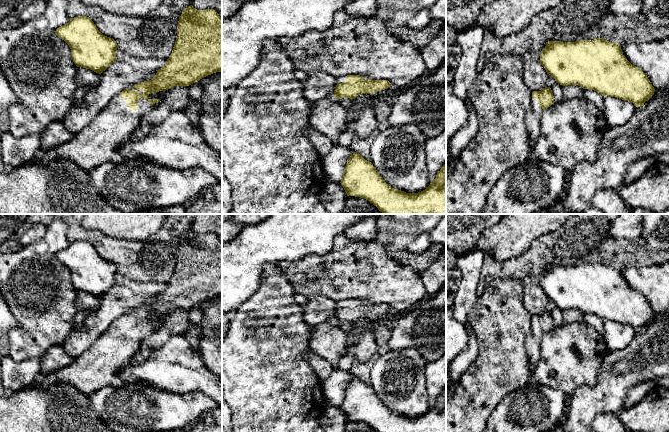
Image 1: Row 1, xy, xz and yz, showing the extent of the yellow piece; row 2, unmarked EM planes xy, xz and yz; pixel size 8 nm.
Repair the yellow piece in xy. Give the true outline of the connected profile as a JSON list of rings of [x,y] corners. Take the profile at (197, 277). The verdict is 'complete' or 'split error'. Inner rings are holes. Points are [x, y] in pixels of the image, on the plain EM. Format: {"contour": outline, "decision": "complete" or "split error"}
{"contour": [[[192,229],[186,231],[178,245],[175,269],[166,288],[156,294],[156,299],[148,305],[115,319],[110,327],[74,361],[57,372],[40,375],[34,385],[47,387],[54,383],[66,383],[86,395],[99,389],[124,384],[117,371],[126,365],[139,349],[141,342],[149,336],[159,323],[149,323],[150,317],[166,315],[174,310],[189,310],[216,296],[222,296],[222,242],[214,233],[197,234]]], "decision": "split error"}

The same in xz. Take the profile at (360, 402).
{"contour": [[[354,376],[340,407],[347,420],[364,422],[377,432],[446,432],[446,387],[425,414],[406,417],[389,410],[370,385]]], "decision": "complete"}

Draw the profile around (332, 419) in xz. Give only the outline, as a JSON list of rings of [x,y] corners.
[[[328,401],[319,418],[319,423],[324,432],[344,432],[347,418],[340,406],[334,406]]]

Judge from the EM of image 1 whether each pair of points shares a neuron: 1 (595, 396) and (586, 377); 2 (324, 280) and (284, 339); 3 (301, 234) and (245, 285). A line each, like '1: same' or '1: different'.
1: different
2: different
3: same

